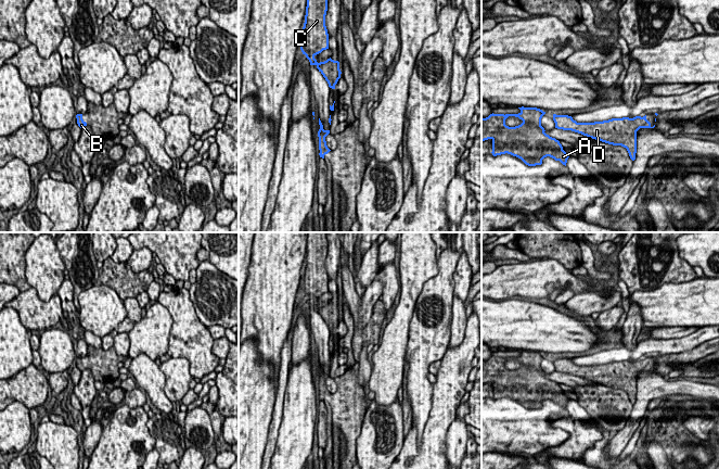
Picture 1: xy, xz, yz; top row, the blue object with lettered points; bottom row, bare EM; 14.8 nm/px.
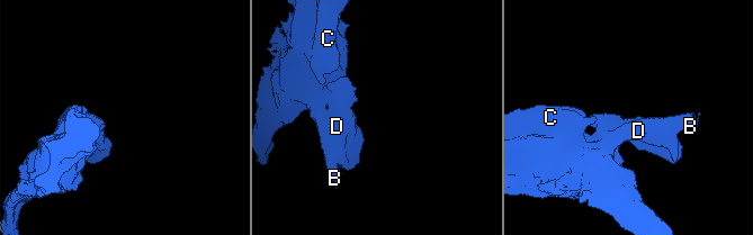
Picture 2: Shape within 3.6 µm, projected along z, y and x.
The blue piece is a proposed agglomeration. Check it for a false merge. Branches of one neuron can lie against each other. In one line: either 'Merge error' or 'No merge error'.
No merge error

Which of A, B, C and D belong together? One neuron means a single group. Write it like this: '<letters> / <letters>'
A B C D

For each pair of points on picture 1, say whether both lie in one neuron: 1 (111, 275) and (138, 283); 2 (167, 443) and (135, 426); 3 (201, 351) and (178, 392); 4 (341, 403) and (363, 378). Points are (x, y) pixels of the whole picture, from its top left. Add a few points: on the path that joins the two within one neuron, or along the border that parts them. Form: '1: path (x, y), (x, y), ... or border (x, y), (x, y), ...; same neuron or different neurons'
1: path (117, 276), (127, 283), (131, 283); same neuron
2: border (148, 418), (146, 426), (154, 439), (154, 447); different neurons
3: border (170, 357), (184, 357), (192, 377); different neurons
4: border (358, 363), (358, 383), (363, 390); different neurons

